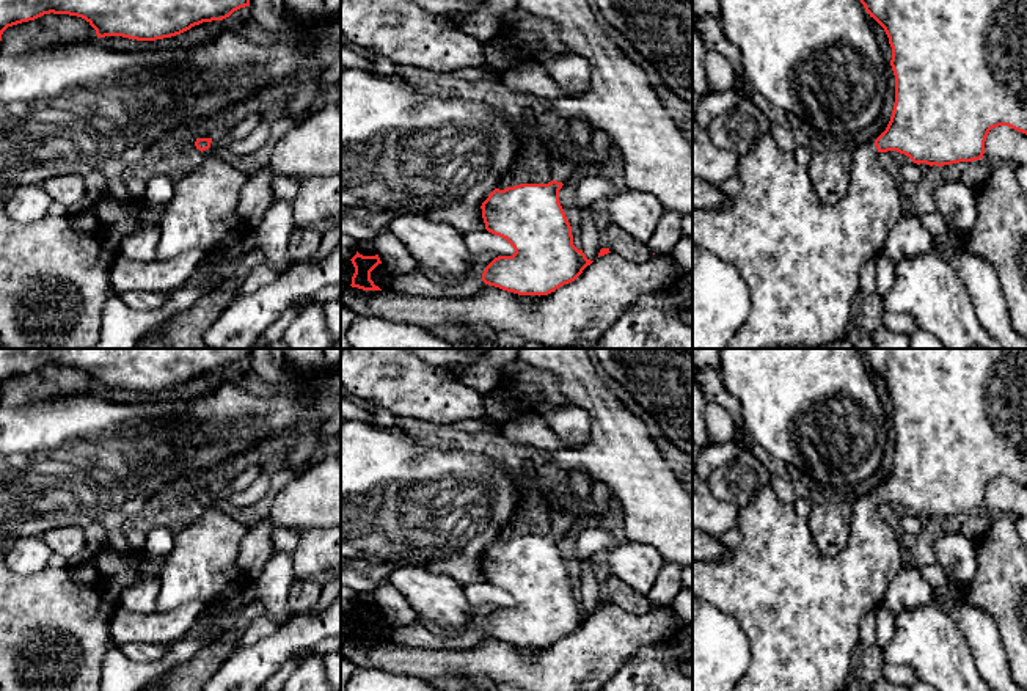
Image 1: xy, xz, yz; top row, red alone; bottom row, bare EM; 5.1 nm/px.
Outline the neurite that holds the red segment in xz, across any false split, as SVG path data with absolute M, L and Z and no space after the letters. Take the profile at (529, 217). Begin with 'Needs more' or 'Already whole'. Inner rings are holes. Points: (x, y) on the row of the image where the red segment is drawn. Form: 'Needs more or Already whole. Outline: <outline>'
Needs more. Outline: M551 159L550 168L551 182L495 188L482 203L485 229L506 239L515 250L512 256L498 256L485 267L485 284L518 295L548 295L575 281L594 262L573 245L572 226L559 203L559 190L573 179L575 165L564 159Z

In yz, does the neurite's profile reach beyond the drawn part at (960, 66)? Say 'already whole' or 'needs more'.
needs more

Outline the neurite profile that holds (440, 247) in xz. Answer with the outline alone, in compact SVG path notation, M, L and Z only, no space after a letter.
M404 214L391 220L388 231L422 267L443 276L462 276L471 270L463 236L451 225L429 220L421 214Z

